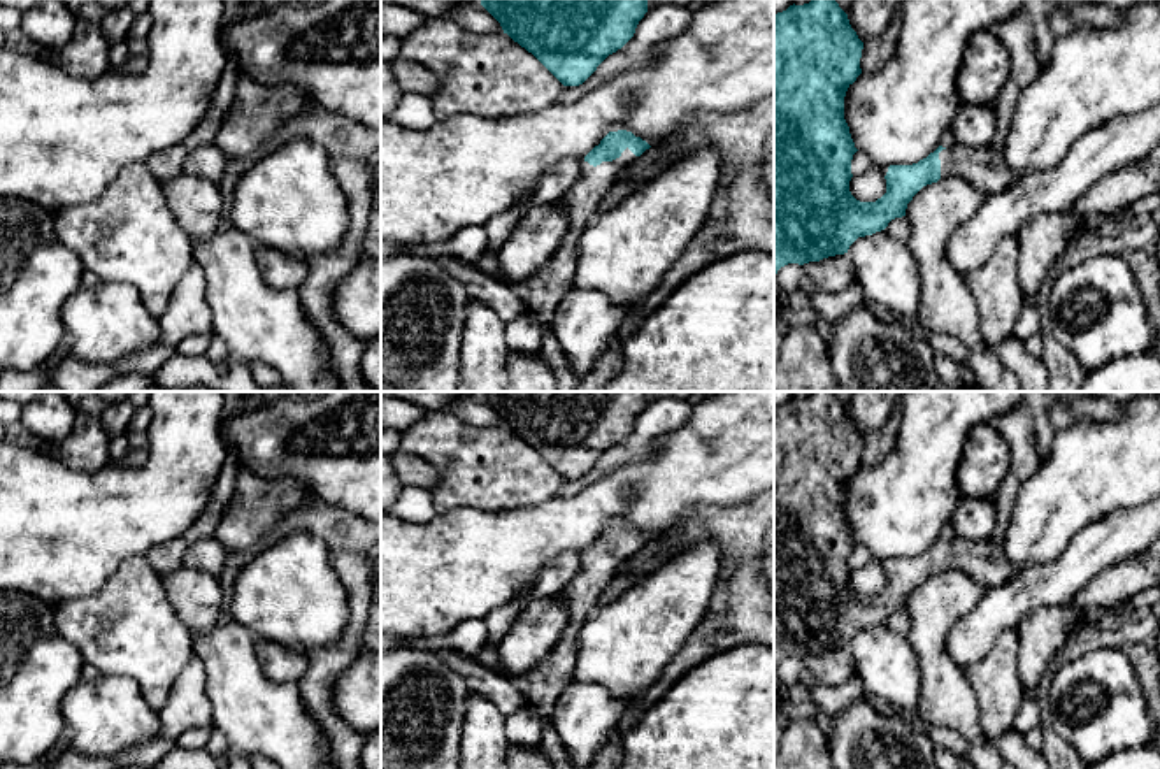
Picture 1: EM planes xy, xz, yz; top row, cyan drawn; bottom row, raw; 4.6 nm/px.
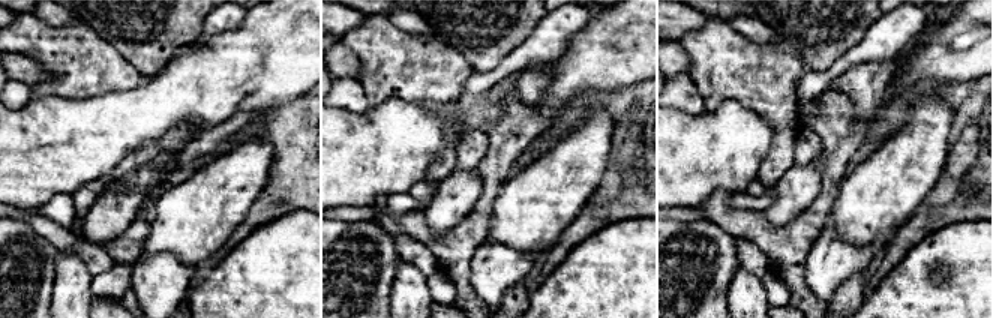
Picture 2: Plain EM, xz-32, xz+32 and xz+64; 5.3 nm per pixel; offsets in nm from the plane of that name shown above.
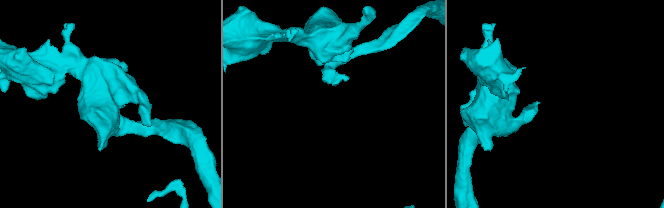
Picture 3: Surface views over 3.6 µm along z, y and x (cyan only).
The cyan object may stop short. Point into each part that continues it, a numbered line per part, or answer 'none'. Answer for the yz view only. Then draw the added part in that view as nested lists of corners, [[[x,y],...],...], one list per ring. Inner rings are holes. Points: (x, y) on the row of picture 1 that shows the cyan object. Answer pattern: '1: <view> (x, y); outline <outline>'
1: yz (983, 167); outline [[[960,144],[955,147],[958,151],[956,158],[953,158],[948,149],[939,153],[941,177],[956,172],[986,193],[1006,191],[1020,179],[993,147],[965,147]]]

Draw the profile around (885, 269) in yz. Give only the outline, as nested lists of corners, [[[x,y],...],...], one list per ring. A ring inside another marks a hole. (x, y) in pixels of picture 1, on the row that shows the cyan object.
[[[881,230],[858,237],[846,255],[869,300],[904,318],[918,314],[921,277],[909,244]]]

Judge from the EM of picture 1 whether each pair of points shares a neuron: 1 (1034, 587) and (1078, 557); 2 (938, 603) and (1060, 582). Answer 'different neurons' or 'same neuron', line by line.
1: same neuron
2: different neurons

